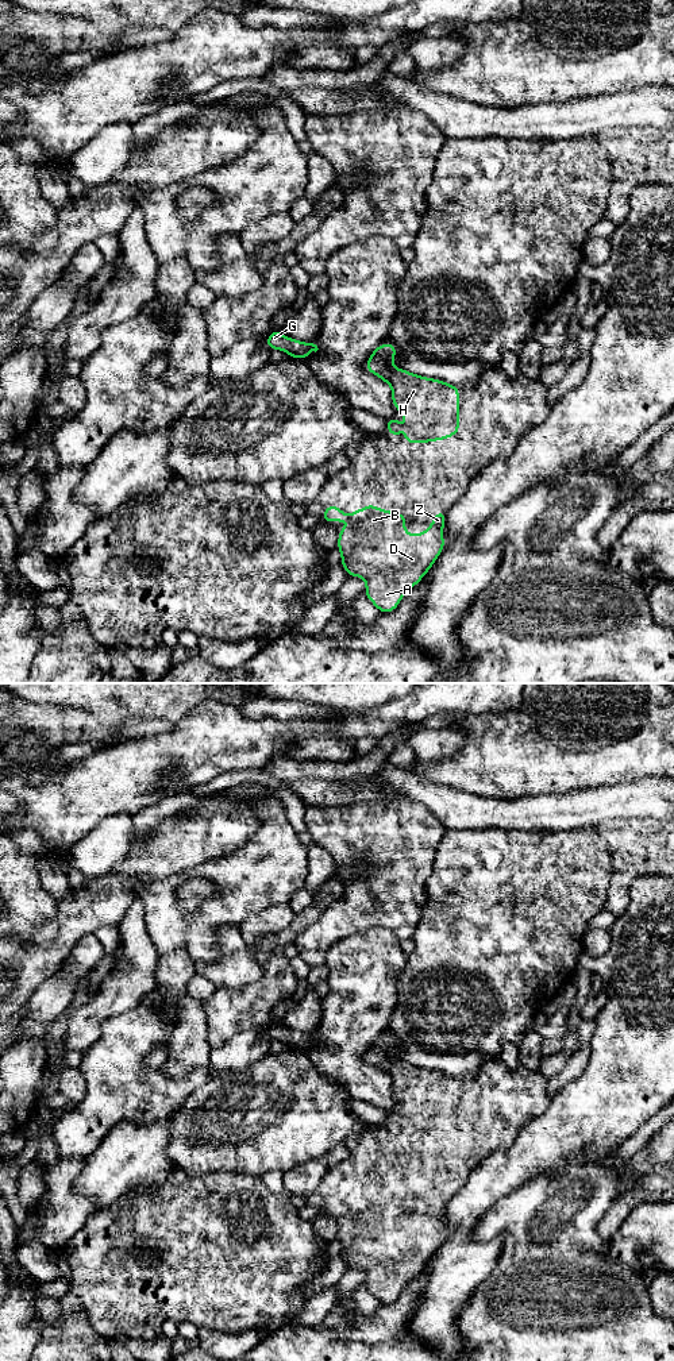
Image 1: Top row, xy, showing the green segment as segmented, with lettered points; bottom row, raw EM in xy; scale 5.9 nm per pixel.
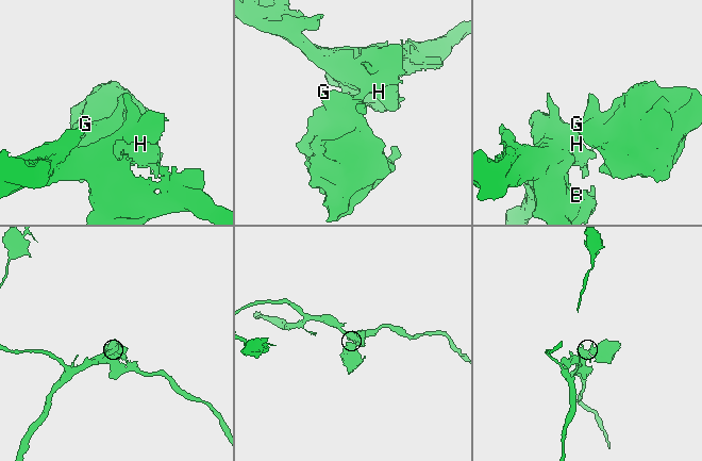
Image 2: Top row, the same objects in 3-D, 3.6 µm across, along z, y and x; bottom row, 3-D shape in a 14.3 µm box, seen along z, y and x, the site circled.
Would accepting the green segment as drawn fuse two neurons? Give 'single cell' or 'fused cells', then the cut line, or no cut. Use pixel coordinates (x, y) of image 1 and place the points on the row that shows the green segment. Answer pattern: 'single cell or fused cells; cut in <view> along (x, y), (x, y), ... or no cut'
single cell; no cut

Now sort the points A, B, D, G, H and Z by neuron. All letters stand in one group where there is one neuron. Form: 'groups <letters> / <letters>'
groups A B D G H Z

